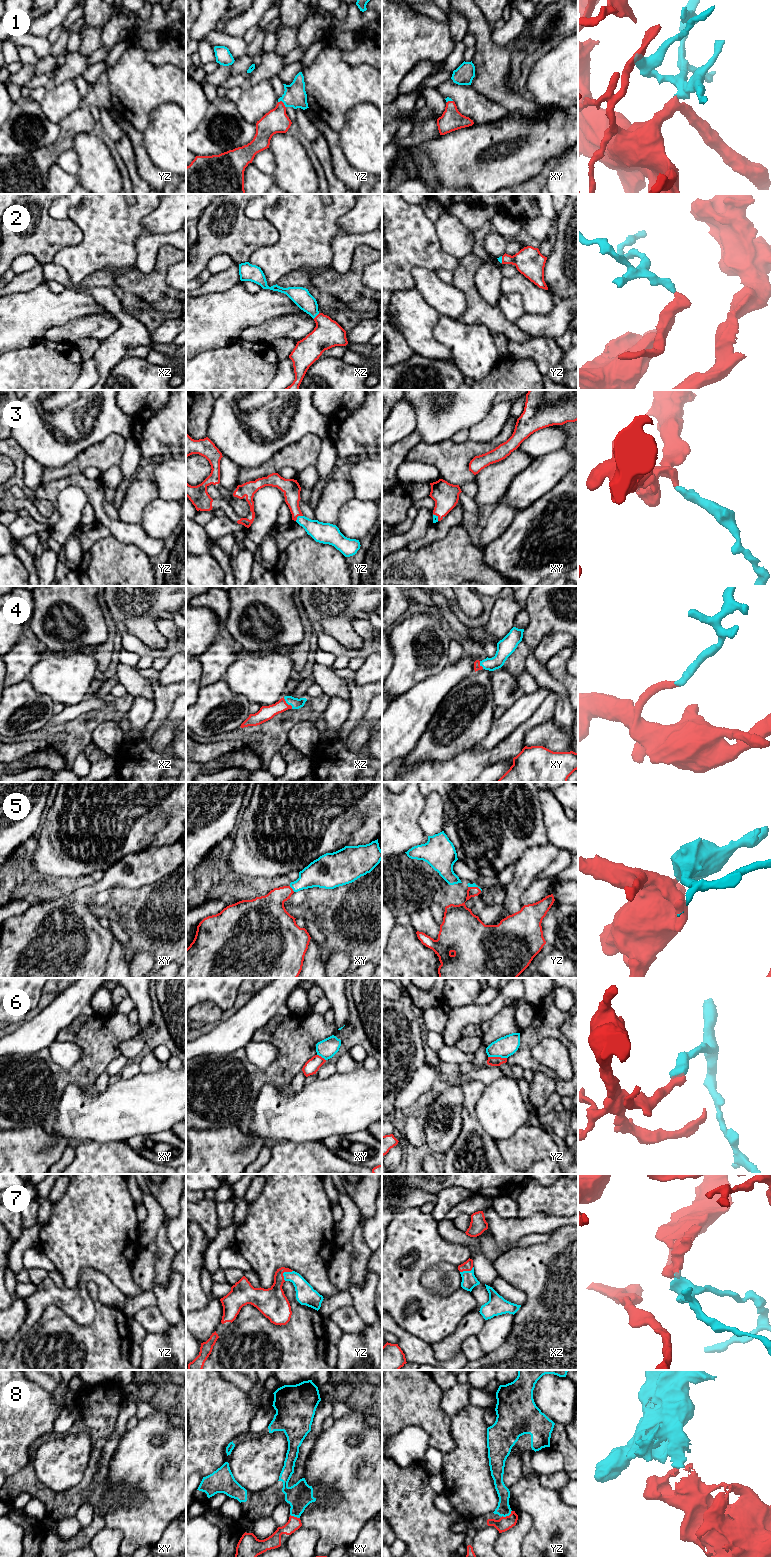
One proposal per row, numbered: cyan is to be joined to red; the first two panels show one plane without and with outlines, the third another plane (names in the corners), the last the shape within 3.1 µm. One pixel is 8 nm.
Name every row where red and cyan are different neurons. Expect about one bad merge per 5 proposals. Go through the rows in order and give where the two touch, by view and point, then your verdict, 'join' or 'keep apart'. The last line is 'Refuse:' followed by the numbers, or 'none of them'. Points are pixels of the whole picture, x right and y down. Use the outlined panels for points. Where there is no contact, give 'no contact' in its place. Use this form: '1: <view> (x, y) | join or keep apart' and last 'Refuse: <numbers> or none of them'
1: yz (283, 103) | join
2: xz (317, 315) | join
3: yz (298, 515) | join
4: xz (286, 703) | join
5: xy (292, 889) | join
6: yz (497, 1057) | keep apart
7: yz (284, 1271) | join
8: yz (507, 1516) | join
Refuse: 6

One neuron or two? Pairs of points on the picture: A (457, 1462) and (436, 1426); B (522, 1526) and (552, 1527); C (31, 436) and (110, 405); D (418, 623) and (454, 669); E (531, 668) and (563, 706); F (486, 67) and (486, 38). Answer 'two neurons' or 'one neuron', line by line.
A: two neurons
B: two neurons
C: one neuron
D: two neurons
E: one neuron
F: one neuron

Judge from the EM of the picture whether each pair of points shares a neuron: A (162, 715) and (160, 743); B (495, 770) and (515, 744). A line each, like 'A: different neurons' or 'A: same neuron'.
A: different neurons
B: different neurons

